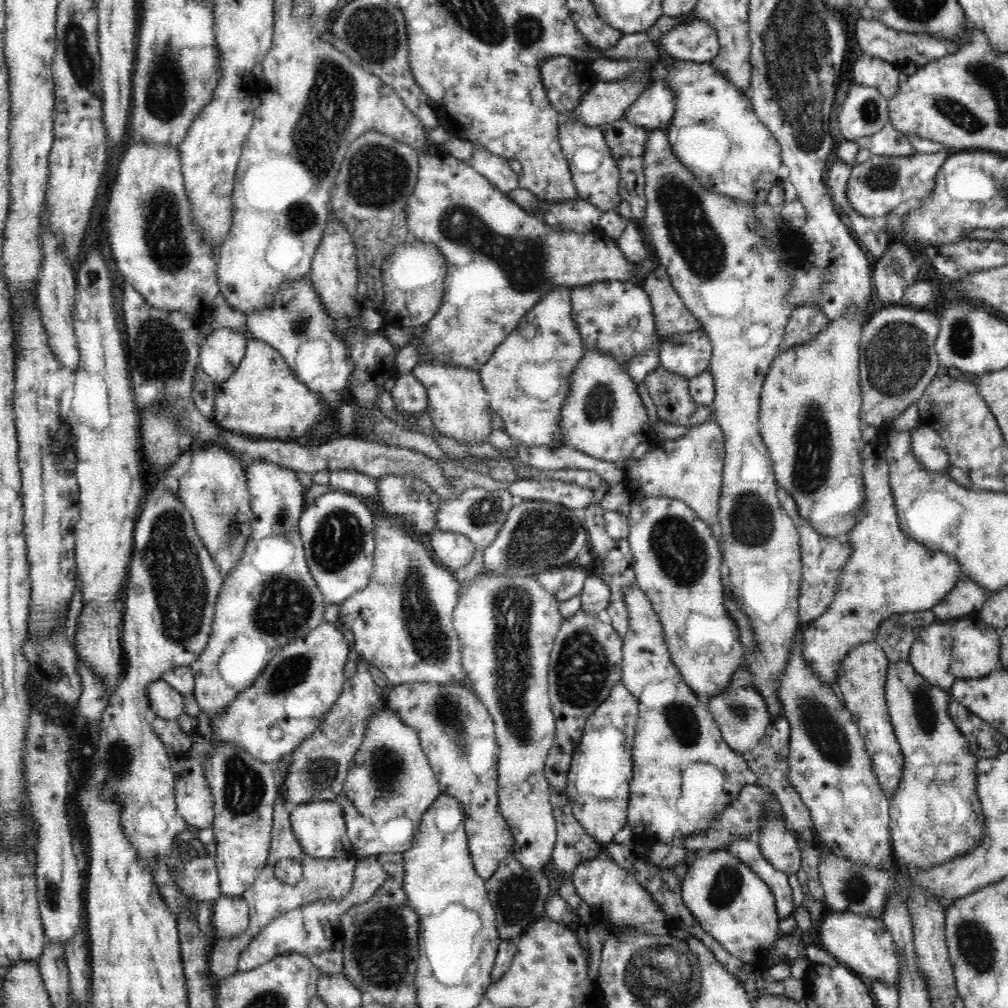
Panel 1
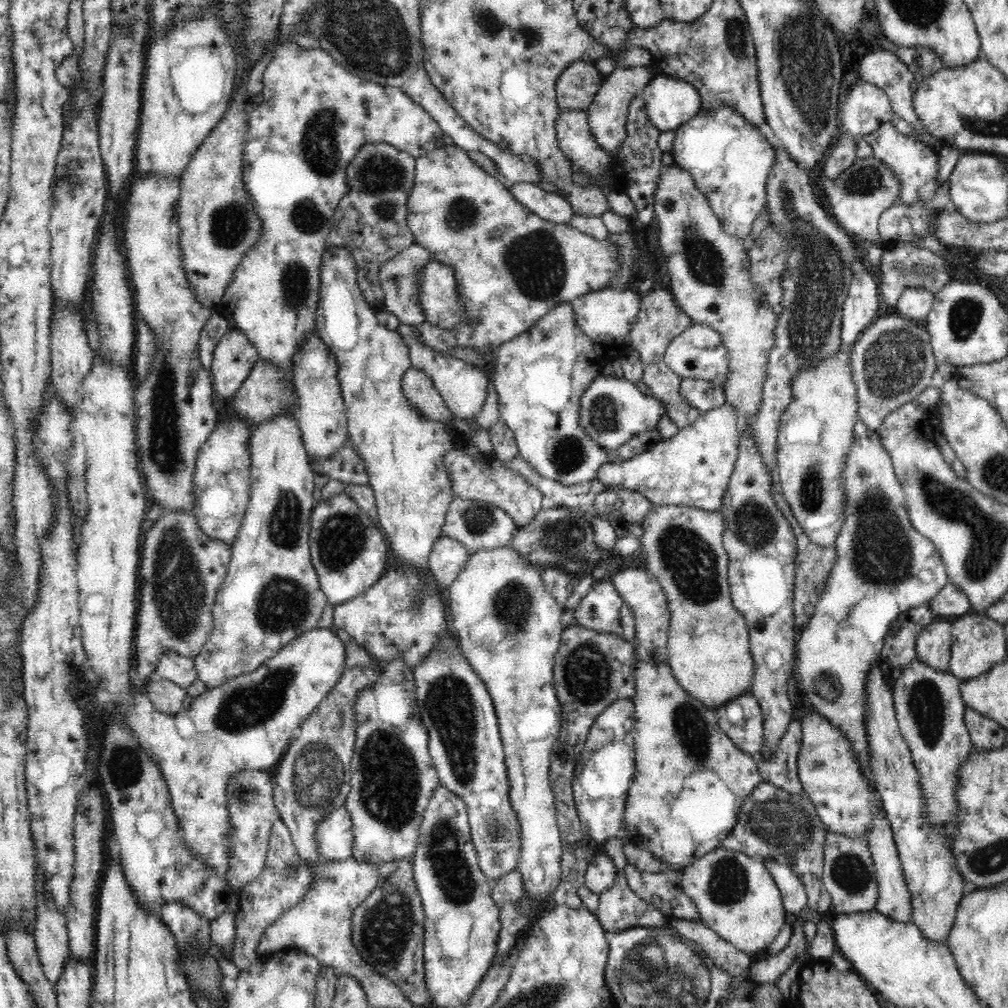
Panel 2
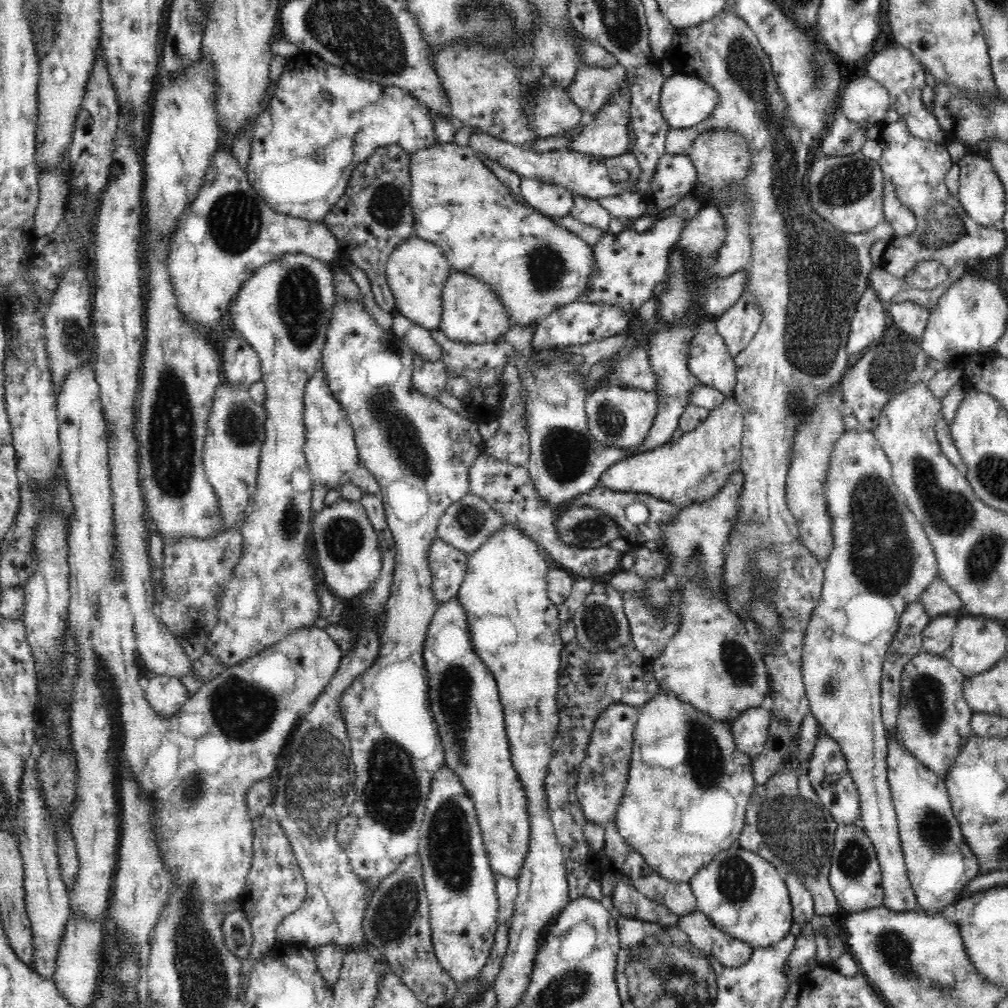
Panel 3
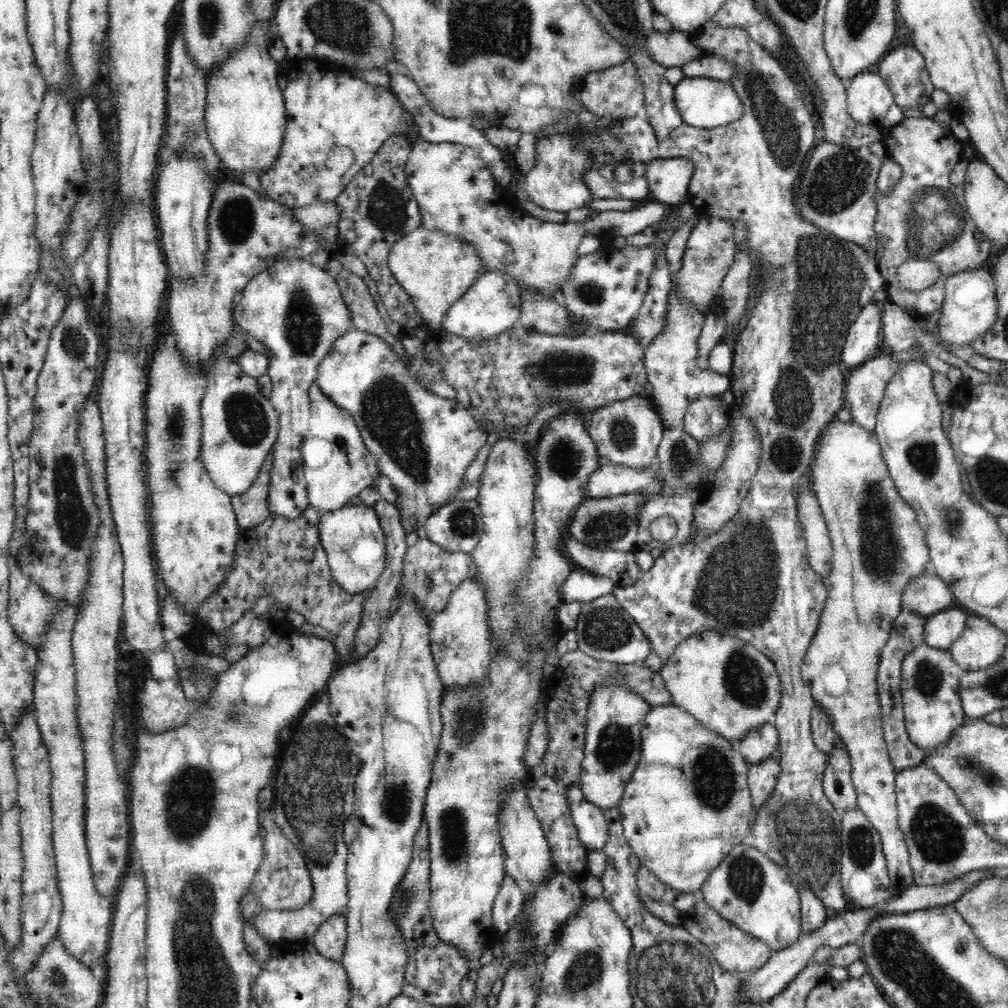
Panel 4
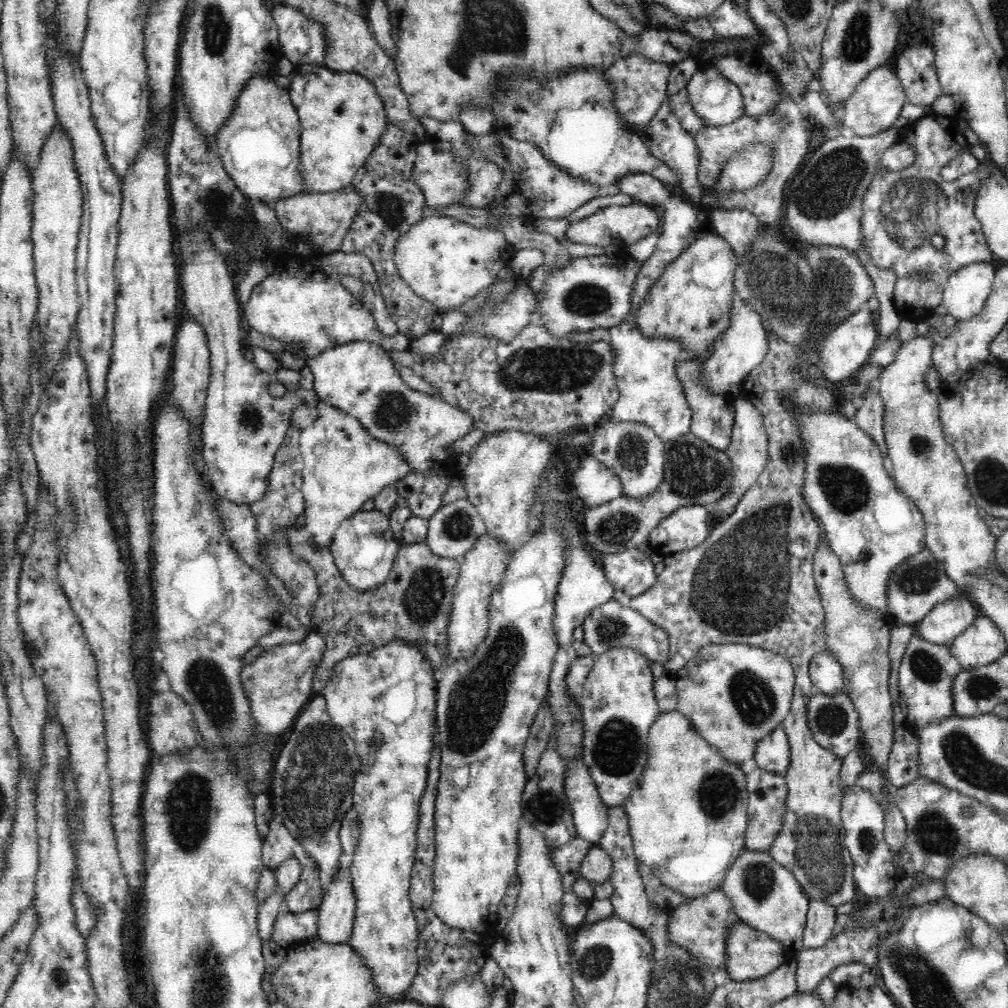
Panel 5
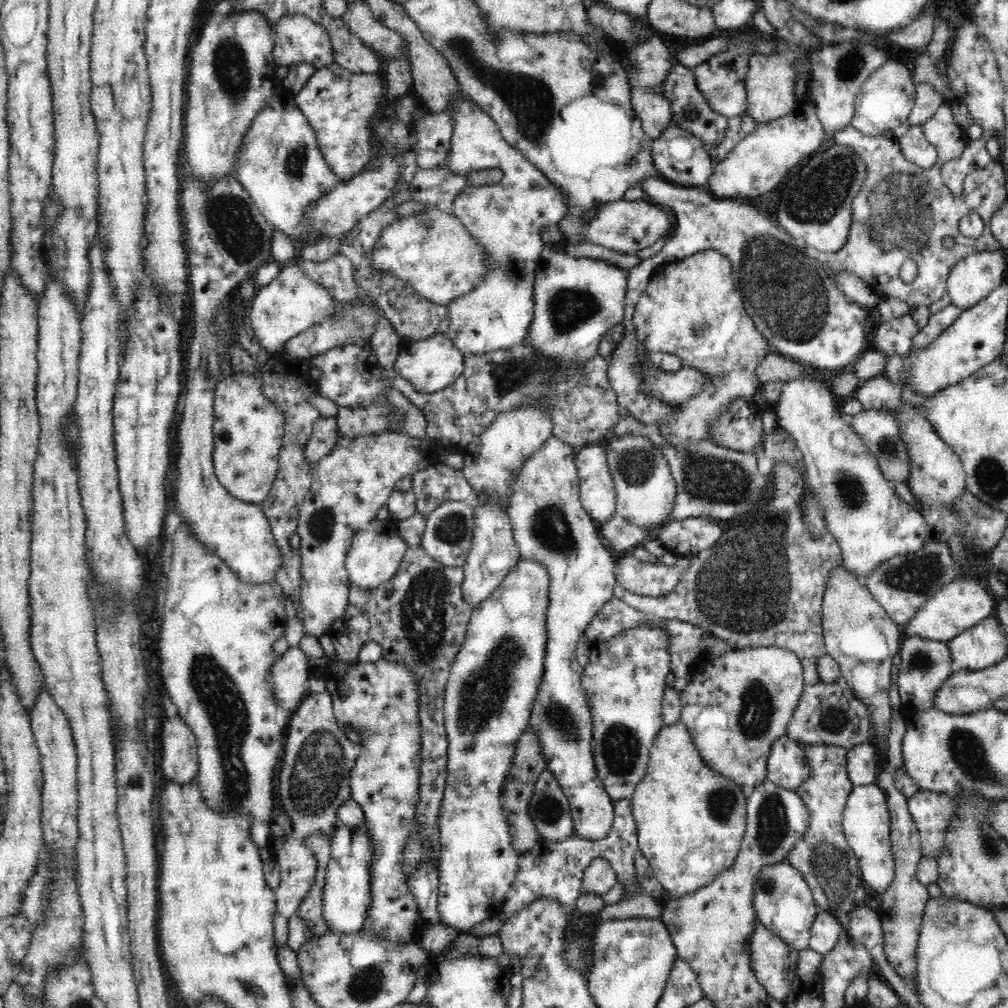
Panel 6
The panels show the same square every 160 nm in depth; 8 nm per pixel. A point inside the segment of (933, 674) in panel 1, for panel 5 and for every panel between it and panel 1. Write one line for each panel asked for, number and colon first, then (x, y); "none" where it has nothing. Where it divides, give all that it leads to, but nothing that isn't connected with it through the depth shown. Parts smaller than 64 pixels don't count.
2: (933, 646)
3: (937, 637)
4: (941, 629)
5: (945, 622)

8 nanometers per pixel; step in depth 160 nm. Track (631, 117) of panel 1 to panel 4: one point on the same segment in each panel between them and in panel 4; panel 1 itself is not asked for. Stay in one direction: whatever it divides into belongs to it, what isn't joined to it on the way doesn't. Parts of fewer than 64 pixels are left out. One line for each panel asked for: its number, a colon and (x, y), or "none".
2: (669, 102)
3: (685, 101)
4: (703, 103)

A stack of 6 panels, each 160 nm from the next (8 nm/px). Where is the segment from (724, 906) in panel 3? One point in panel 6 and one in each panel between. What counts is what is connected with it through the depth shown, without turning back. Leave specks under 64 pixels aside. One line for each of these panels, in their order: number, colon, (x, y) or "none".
4: (752, 892)
5: (766, 896)
6: (783, 902)

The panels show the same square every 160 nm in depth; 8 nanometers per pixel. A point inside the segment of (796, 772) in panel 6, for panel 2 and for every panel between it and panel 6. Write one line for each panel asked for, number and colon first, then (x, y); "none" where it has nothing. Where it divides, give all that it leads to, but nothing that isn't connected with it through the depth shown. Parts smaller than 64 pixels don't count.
2: (748, 734)
3: (750, 728)
4: (760, 743)
5: (772, 753)

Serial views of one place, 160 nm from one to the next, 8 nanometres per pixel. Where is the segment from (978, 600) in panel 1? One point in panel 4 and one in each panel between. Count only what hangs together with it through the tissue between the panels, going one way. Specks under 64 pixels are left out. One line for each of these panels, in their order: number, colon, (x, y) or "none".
2: (951, 601)
3: (938, 599)
4: (927, 594)

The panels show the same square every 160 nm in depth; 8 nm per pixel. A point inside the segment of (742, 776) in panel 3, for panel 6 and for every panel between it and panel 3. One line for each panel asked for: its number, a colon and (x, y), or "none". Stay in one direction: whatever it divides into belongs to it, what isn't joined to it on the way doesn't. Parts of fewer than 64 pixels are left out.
4: (686, 772)
5: (687, 813)
6: (691, 820)

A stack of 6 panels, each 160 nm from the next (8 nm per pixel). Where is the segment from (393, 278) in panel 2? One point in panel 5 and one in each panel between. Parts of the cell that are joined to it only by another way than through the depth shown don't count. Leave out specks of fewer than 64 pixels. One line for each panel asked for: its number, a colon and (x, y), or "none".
3: (416, 272)
4: (435, 268)
5: (445, 261)

